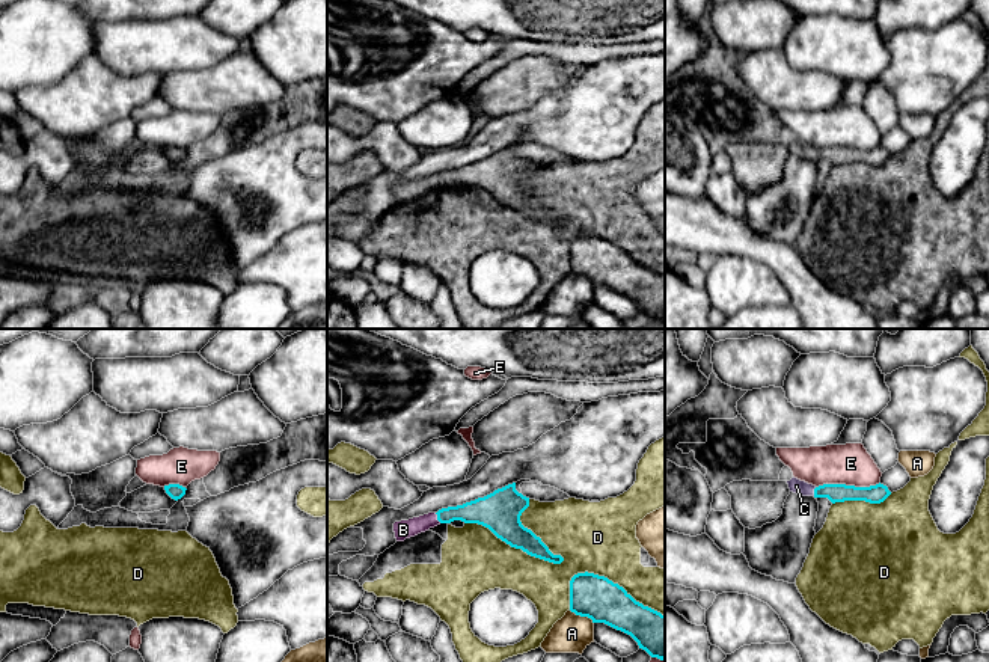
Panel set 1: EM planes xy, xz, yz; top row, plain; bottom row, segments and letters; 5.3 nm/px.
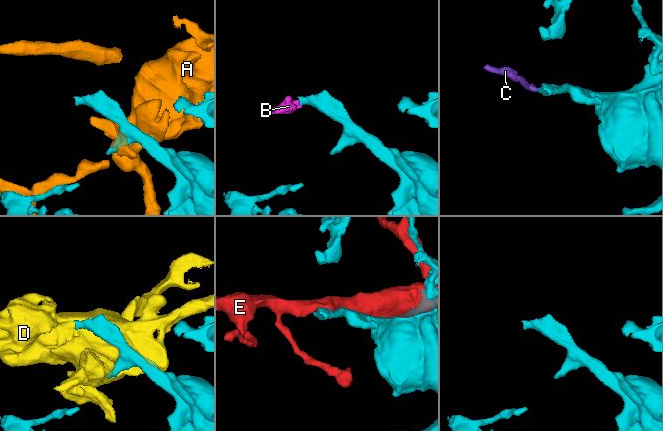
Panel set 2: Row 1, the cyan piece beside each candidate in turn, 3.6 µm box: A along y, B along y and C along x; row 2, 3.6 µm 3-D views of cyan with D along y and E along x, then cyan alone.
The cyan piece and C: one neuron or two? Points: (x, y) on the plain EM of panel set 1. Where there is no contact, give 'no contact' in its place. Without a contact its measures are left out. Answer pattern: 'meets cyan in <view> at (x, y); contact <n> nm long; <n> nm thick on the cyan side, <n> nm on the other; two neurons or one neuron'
meets cyan in yz at (814, 154); contact 50 nm long; 100 nm thick on the cyan side, 80 nm on the other; one neuron

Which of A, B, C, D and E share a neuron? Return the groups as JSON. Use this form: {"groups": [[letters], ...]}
{"groups": [["A"], ["B", "C"], ["D"], ["E"]]}

